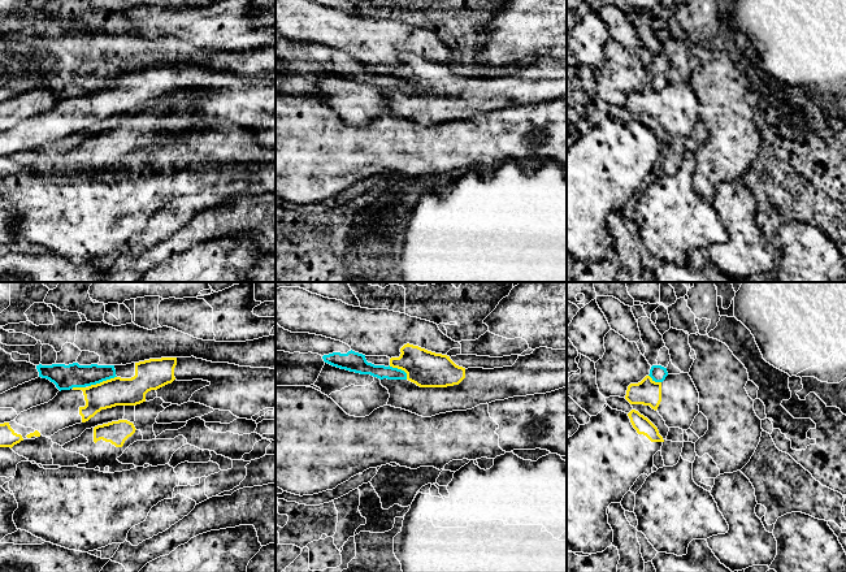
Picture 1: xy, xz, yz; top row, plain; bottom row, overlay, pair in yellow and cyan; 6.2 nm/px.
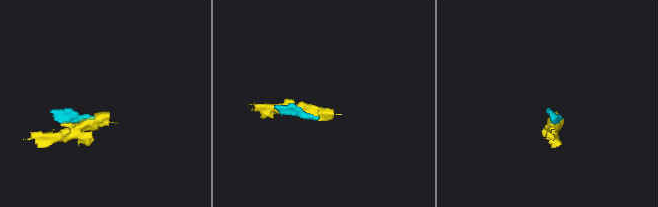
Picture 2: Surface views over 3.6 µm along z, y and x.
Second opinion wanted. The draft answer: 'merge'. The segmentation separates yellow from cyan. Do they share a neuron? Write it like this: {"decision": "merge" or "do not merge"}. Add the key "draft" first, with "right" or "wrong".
{"draft": "wrong", "decision": "do not merge"}

